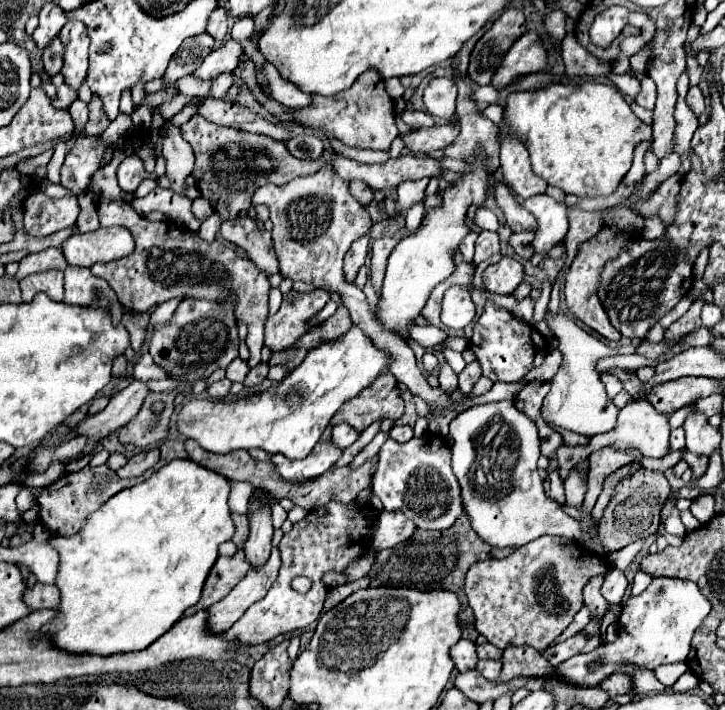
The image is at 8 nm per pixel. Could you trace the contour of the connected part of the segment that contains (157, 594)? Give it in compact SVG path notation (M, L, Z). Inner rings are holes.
M174 459L146 481L122 489L108 499L90 519L86 519L78 535L52 537L50 543L60 553L56 585L62 593L62 603L58 605L58 619L50 621L42 633L52 635L54 643L70 653L112 655L146 649L164 635L188 607L198 603L204 579L218 559L220 543L234 535L228 495L228 479L192 459Z

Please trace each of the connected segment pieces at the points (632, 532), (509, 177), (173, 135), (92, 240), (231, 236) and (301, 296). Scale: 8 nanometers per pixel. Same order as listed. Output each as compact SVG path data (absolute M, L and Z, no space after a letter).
M640 469L636 475L626 477L618 483L614 497L610 499L608 507L604 509L604 517L600 523L602 543L608 551L618 551L628 543L636 541L638 537L648 537L658 529L660 511L670 495L670 485L660 471L646 471Z
M502 127L502 139L500 139L500 173L502 181L520 199L540 195L548 187L548 183L542 177L534 175L534 171L530 169L526 147L518 139L510 137L506 133L506 127Z
M168 127L162 143L162 155L166 159L166 177L170 179L170 189L178 195L186 191L186 177L194 167L192 147L182 139L178 127Z
M100 227L90 233L74 233L62 243L68 265L90 267L98 261L114 261L134 251L134 237L126 227Z
M238 217L232 221L224 221L220 227L222 239L246 251L248 259L266 275L278 273L278 259L272 247L270 231L258 225L250 217Z
M314 289L310 293L290 291L284 297L278 313L274 317L268 317L266 321L264 345L274 351L294 345L296 339L308 331L306 321L316 311L320 311L328 303L328 299L330 295L322 289Z

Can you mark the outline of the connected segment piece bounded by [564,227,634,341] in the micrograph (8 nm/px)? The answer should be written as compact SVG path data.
M602 227L600 233L596 233L590 241L582 243L582 247L578 249L578 255L574 257L570 269L568 269L568 275L566 275L566 287L564 287L564 295L566 295L566 305L568 309L572 311L572 315L576 319L580 319L584 325L588 325L590 329L594 329L596 333L600 333L602 337L606 339L612 339L612 341L618 341L622 335L610 325L610 319L596 295L598 291L598 285L600 285L600 275L602 275L602 267L616 259L622 249L628 247L628 241L634 241L634 235L632 233L624 233L616 227Z

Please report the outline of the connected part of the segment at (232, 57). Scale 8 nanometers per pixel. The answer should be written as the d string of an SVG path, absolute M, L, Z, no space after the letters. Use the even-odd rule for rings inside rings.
M228 39L222 43L222 47L206 55L204 63L198 67L198 71L194 71L194 75L200 79L216 79L224 71L234 71L238 65L238 57L242 53L244 53L242 43L236 39Z

